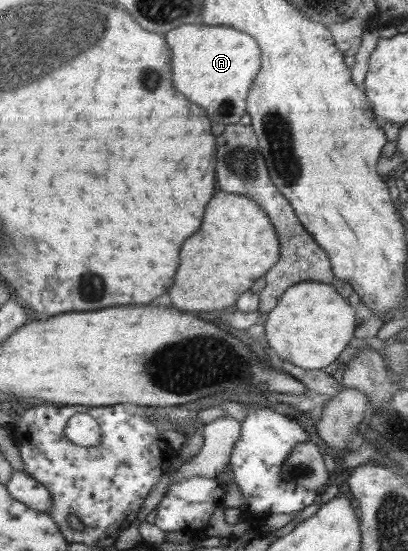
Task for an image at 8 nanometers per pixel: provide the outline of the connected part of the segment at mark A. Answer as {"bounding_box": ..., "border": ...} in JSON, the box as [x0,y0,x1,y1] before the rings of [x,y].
{"bounding_box":[165,25,261,123],"border":[[[181,25],[165,33],[173,53],[173,85],[189,101],[207,109],[211,121],[239,123],[245,99],[261,67],[260,50],[251,35],[215,25]]]}

